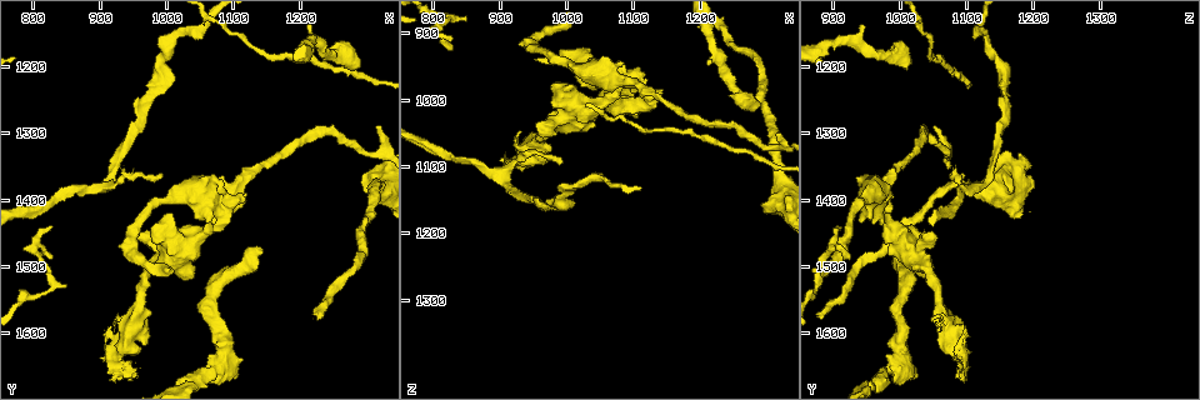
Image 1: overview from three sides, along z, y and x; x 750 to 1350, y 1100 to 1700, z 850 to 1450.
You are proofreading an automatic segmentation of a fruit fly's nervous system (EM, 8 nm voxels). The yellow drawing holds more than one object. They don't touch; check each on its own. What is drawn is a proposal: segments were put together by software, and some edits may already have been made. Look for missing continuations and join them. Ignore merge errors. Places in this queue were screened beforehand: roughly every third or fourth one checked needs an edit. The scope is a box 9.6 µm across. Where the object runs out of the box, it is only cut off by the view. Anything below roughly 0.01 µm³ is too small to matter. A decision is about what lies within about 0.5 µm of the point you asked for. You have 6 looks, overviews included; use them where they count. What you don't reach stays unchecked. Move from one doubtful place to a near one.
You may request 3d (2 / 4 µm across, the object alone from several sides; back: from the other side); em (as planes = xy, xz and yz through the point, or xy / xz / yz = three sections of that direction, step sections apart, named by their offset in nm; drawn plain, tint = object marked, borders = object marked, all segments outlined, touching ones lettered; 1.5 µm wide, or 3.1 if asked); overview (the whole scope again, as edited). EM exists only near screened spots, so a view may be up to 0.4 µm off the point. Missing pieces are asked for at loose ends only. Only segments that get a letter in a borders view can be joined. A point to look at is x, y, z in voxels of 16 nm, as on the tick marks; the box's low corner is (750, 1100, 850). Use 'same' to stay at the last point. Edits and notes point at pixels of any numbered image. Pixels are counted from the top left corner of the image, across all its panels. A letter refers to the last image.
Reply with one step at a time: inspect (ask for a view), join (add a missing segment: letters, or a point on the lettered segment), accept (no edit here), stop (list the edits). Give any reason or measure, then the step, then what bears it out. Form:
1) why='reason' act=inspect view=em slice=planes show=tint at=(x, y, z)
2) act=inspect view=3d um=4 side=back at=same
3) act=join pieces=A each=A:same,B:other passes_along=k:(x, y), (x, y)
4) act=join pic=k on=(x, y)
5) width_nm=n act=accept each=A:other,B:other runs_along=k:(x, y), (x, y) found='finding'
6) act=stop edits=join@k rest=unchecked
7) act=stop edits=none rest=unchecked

why='stops while still wide' act=inspect view=em slice=planes show=borders at=(1105, 1665, 1025)

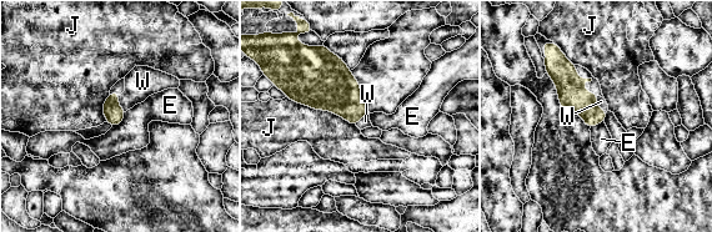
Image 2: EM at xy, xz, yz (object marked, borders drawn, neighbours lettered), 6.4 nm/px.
act=join pieces=W each=E:other,J:other,W:same passes_along=2:(572, 96), (597, 105), (601, 101) found='the neuron continues'

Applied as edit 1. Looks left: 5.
why='redraw' act=inspect view=overview

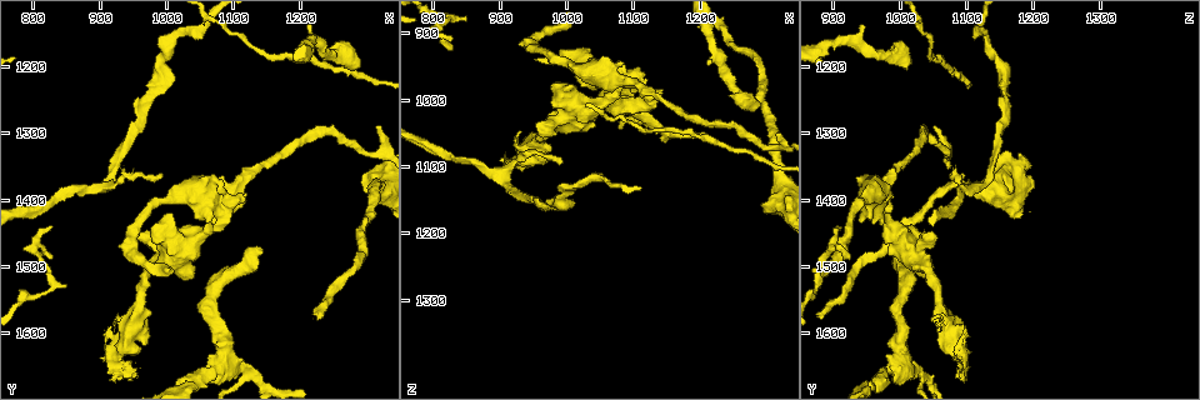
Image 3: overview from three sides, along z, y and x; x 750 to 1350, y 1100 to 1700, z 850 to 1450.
why='stops while still wide' act=inspect view=em slice=xz step=8 show=borders at=(1035, 1520, 1040)

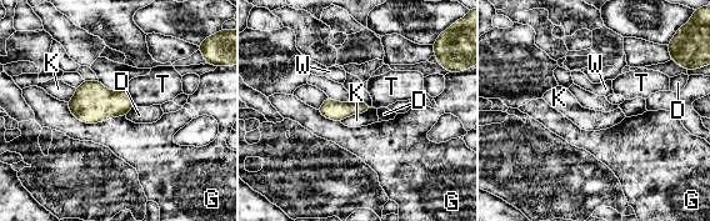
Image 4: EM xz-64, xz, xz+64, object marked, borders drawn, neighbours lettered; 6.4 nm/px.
act=inspect view=em slice=planes show=borders at=same

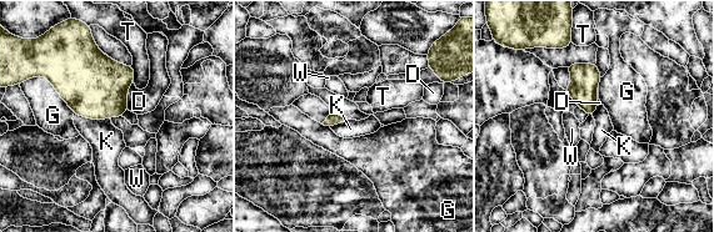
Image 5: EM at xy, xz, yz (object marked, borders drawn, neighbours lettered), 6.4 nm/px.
longest_contact=G:340nm act=accept each=D:other,G:other,K:other,T:other,W:other border=5:(74, 112), (96, 120), (110, 117) found='no lettered segment goes on from it'

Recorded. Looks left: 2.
act=stop edits=join@2 rest=unchecked

